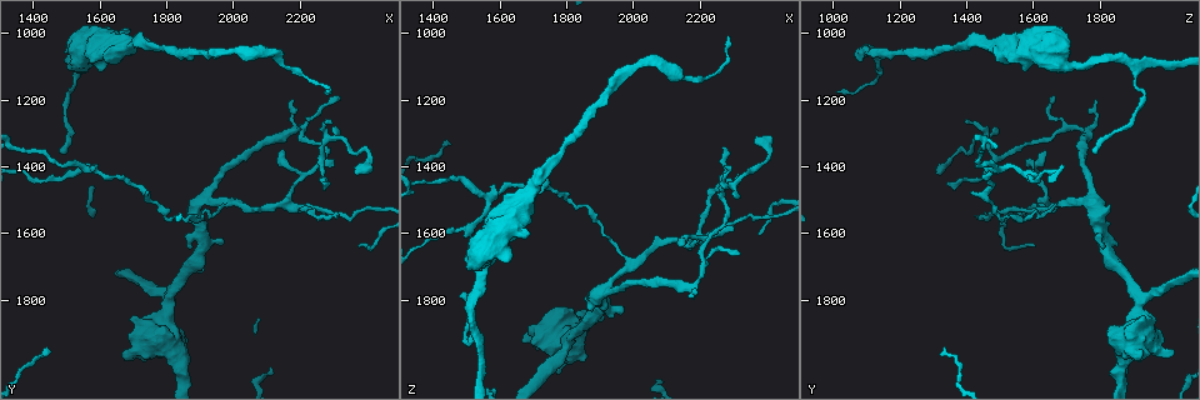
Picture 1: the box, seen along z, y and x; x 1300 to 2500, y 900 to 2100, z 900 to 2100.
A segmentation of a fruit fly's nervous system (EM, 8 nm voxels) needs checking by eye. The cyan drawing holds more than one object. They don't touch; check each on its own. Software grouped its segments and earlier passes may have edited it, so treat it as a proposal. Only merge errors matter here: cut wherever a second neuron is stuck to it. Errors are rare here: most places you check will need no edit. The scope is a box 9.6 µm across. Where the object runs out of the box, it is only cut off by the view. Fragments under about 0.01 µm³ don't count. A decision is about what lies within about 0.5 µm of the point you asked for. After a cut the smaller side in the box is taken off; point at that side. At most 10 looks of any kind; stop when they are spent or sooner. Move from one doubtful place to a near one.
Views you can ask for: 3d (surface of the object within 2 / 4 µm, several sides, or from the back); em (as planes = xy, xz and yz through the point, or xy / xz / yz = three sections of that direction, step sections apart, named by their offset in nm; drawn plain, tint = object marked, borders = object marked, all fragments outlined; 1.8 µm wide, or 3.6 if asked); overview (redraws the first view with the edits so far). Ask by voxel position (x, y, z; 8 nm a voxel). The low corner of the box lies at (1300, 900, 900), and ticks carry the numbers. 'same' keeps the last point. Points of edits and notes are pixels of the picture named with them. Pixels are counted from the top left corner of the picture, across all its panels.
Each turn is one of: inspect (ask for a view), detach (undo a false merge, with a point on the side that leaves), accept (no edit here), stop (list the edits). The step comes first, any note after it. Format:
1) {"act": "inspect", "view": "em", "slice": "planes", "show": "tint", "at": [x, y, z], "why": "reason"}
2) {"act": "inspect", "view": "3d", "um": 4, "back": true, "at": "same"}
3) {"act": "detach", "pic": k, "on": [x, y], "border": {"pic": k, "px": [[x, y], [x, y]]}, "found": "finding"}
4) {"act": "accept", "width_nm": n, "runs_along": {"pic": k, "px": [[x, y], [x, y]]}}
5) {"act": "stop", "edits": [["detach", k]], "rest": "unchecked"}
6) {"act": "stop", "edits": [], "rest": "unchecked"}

{"act": "inspect", "view": "3d", "um": 4, "at": [2270, 1380, 1490], "why": "arms part here"}

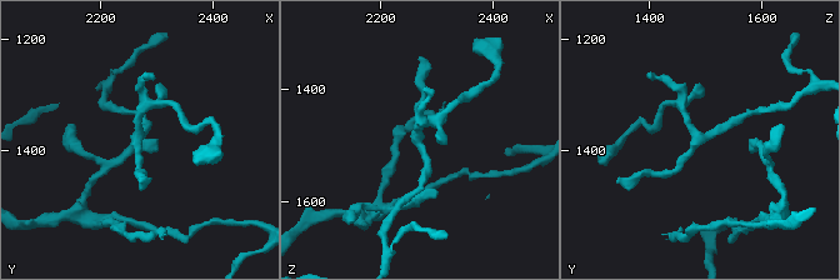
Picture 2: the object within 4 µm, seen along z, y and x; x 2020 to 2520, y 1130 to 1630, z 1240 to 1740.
{"act": "inspect", "view": "em", "slice": "planes", "show": "tint", "at": [2270, 1380, 1485]}

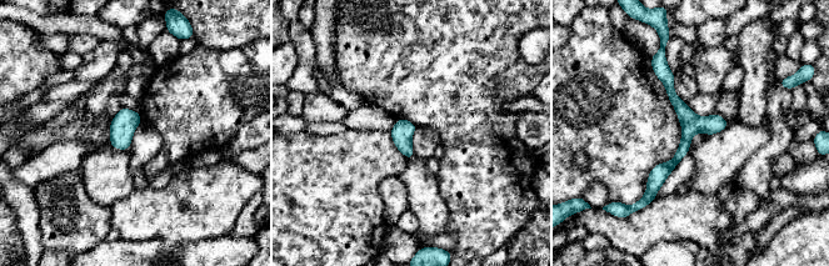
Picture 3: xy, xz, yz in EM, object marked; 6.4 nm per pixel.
{"act": "accept", "runs_along": {"pic": 3, "px": [[663, 64], [687, 137], [649, 194]]}, "found": "one neuron here"}

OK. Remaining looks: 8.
{"act": "inspect", "view": "3d", "um": 4, "back": true, "at": [1910, 1640, 1810], "why": "arms part here"}

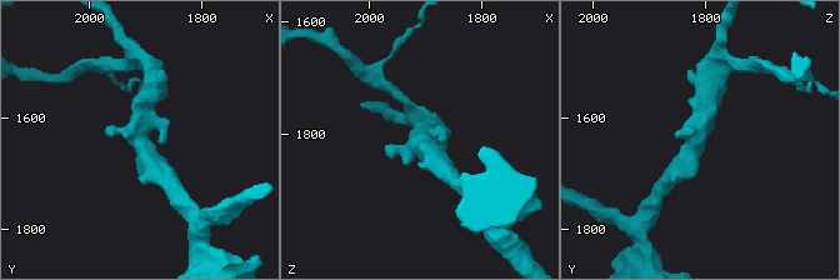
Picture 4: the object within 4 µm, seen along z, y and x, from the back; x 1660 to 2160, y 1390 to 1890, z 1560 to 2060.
{"act": "inspect", "view": "em", "slice": "yz", "step": 8, "show": "plain", "at": [1905, 1640, 1810], "why": "shape alone is not enough"}

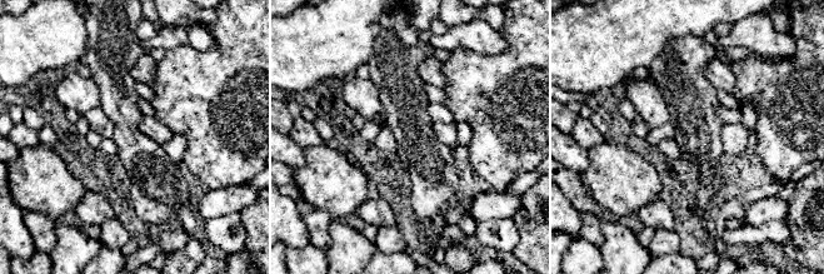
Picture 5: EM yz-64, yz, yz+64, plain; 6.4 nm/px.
{"act": "inspect", "view": "em", "slice": "yz", "step": 8, "show": "tint", "at": "same"}

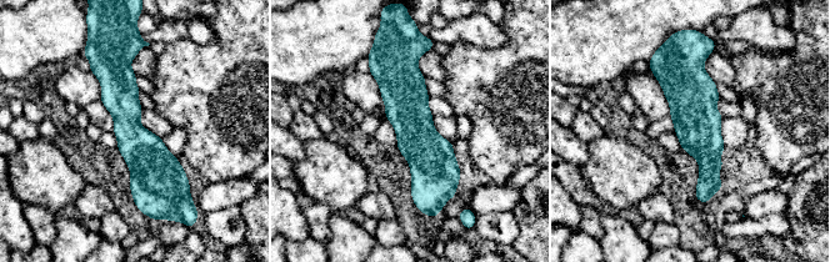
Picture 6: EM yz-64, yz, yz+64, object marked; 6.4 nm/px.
{"act": "accept", "width_nm": 260, "runs_along": {"pic": 6, "px": [[404, 56], [424, 205]]}, "found": "all the same neuron"}

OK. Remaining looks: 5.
{"act": "inspect", "view": "em", "slice": "planes", "show": "tint", "at": [1780, 1850, 1920], "why": "thick turns thin"}

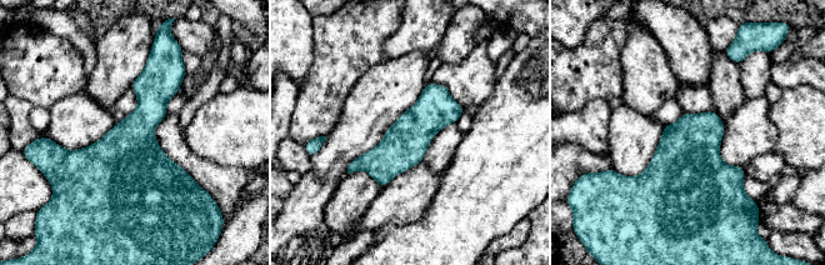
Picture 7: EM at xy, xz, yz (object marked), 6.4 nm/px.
{"act": "accept", "found": "all the same neuron"}

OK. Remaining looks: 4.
{"act": "inspect", "view": "em", "slice": "planes", "show": "plain", "at": [2170, 1110, 1140]}

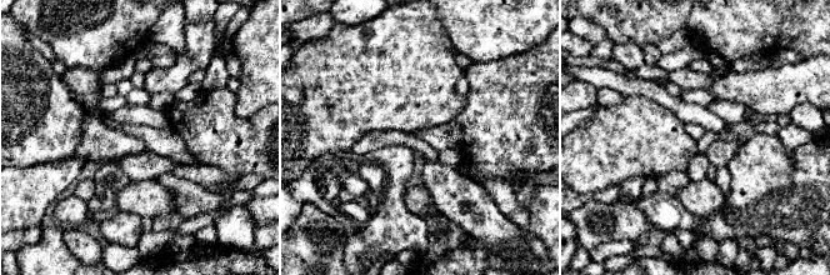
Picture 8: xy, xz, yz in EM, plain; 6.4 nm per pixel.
{"act": "inspect", "view": "em", "slice": "planes", "show": "tint", "at": "same"}

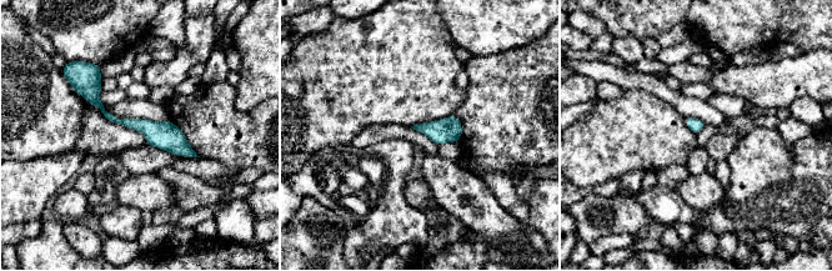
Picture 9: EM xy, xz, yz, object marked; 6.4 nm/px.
{"act": "accept", "width_nm": 100, "runs_along": {"pic": 9, "px": [[93, 74], [93, 99], [113, 119], [191, 154]]}, "found": "continuous, no second neuron"}

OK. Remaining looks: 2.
{"act": "stop", "edits": [], "rest": "unchecked"}

